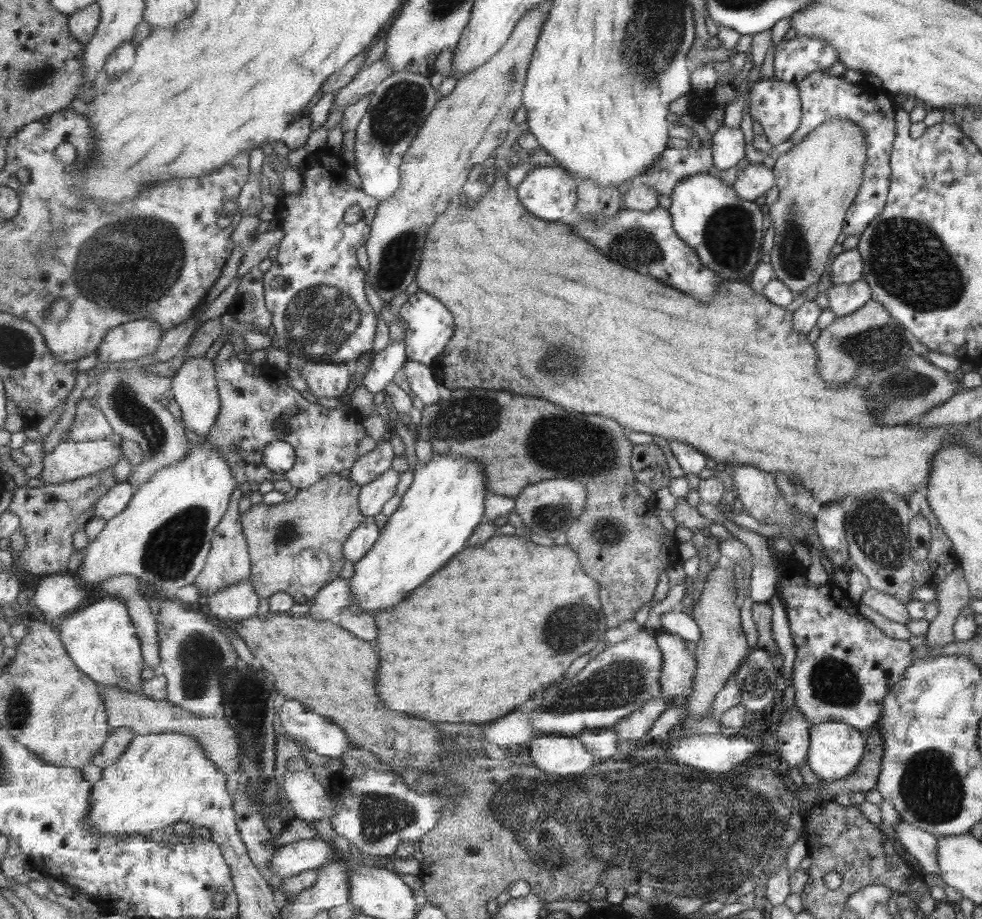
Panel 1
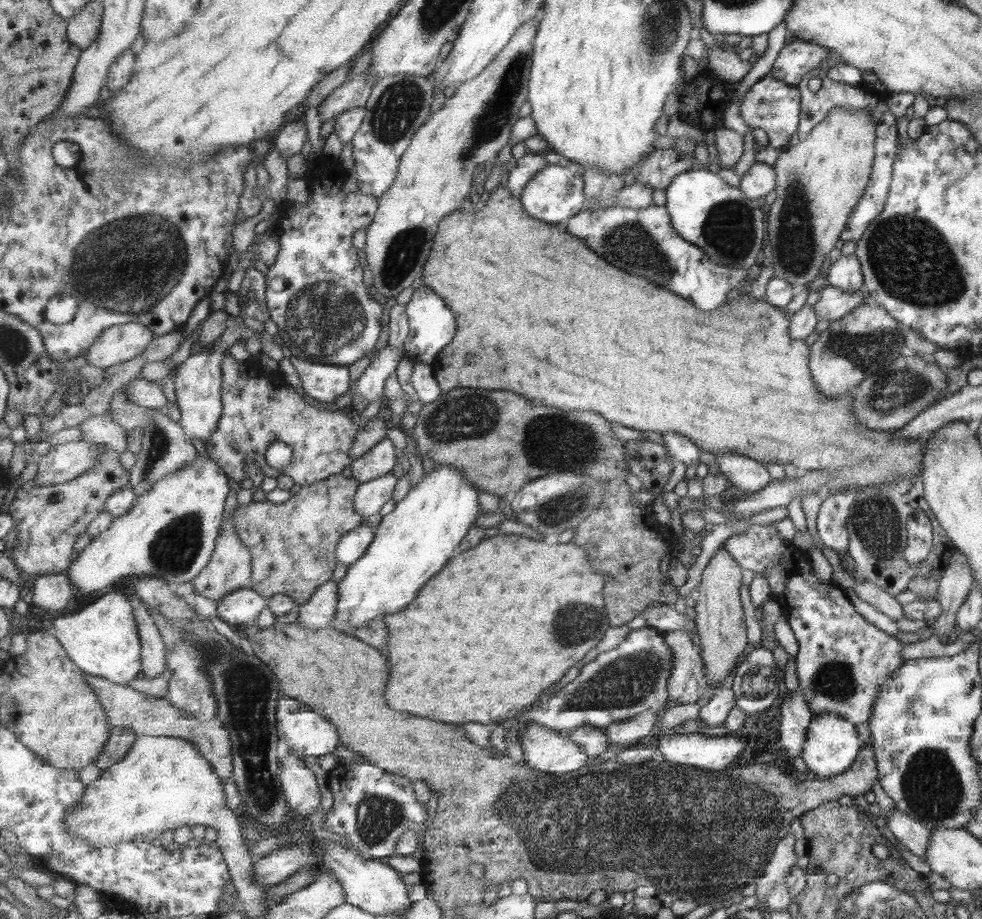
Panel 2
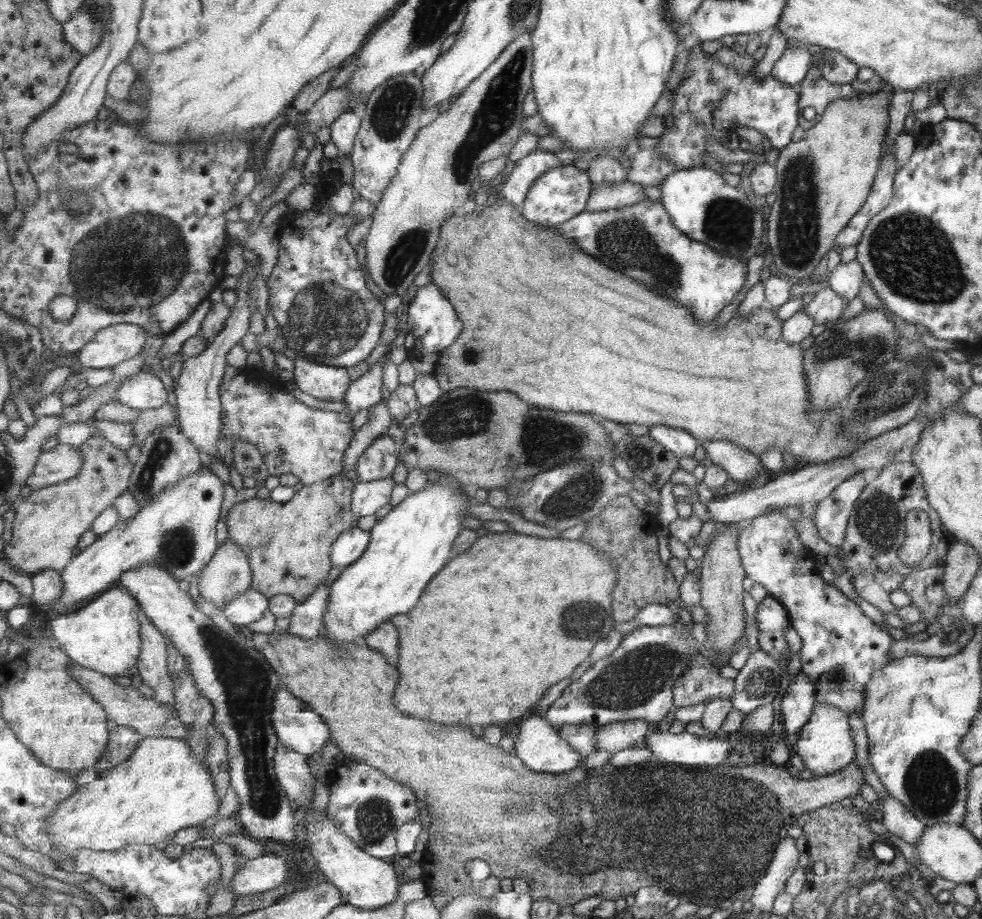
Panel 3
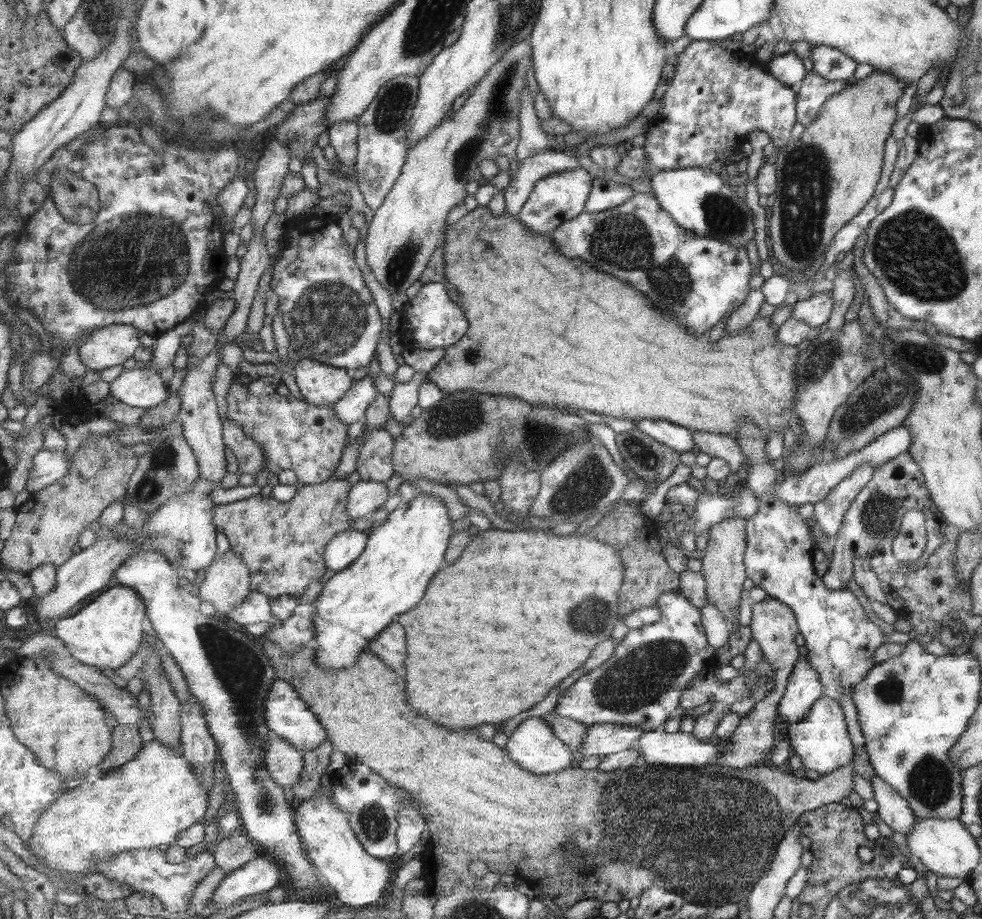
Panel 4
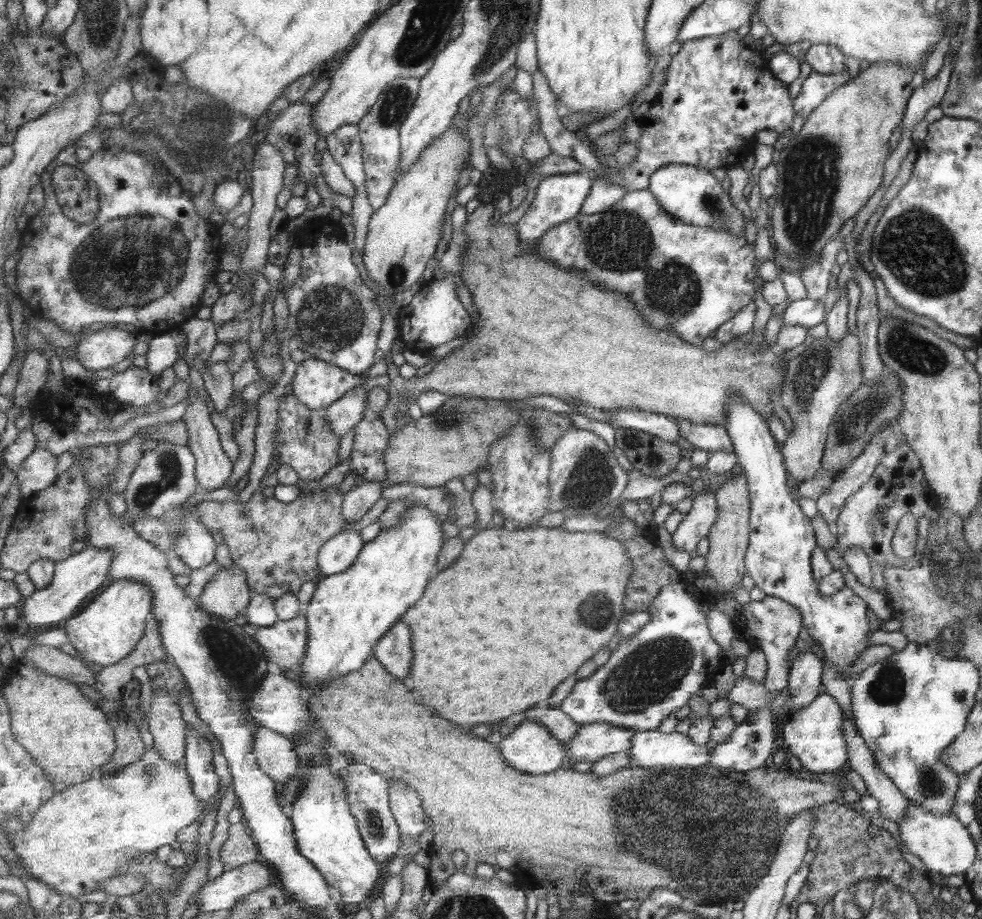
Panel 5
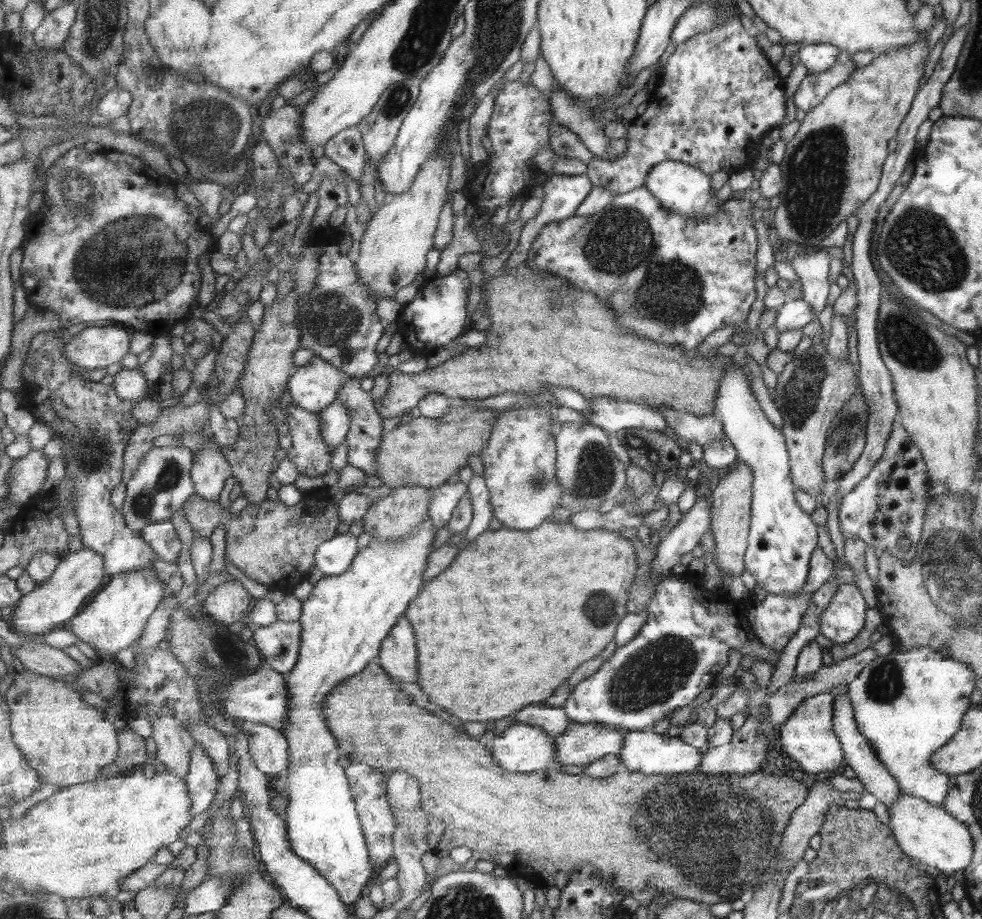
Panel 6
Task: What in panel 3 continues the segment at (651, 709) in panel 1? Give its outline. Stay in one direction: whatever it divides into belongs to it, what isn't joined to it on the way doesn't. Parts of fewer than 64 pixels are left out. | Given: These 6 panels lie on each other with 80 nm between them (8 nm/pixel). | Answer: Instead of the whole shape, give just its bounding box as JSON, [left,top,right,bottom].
[596,720,654,753]

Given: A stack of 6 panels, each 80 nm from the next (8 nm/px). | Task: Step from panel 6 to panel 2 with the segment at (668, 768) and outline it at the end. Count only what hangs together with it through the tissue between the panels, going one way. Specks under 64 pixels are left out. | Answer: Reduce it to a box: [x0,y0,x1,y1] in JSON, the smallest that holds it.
[658,733,745,770]

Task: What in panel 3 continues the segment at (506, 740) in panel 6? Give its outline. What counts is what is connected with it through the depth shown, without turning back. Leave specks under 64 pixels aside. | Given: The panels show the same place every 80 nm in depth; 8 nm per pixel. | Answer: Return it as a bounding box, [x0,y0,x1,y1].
[513,715,583,775]

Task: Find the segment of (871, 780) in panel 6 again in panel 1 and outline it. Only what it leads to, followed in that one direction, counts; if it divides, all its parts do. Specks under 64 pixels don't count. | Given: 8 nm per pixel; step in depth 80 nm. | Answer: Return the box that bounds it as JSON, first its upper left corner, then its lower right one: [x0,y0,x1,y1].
[893,818,936,875]

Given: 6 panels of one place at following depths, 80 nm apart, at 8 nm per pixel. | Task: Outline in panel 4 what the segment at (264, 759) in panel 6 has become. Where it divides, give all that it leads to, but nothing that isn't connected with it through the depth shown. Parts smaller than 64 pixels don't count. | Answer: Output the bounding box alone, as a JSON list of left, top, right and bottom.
[265,733,303,789]

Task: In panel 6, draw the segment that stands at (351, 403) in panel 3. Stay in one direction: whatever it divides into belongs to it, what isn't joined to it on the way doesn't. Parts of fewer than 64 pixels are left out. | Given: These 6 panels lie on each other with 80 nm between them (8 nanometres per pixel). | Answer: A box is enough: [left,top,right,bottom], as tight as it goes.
[321,400,351,450]

